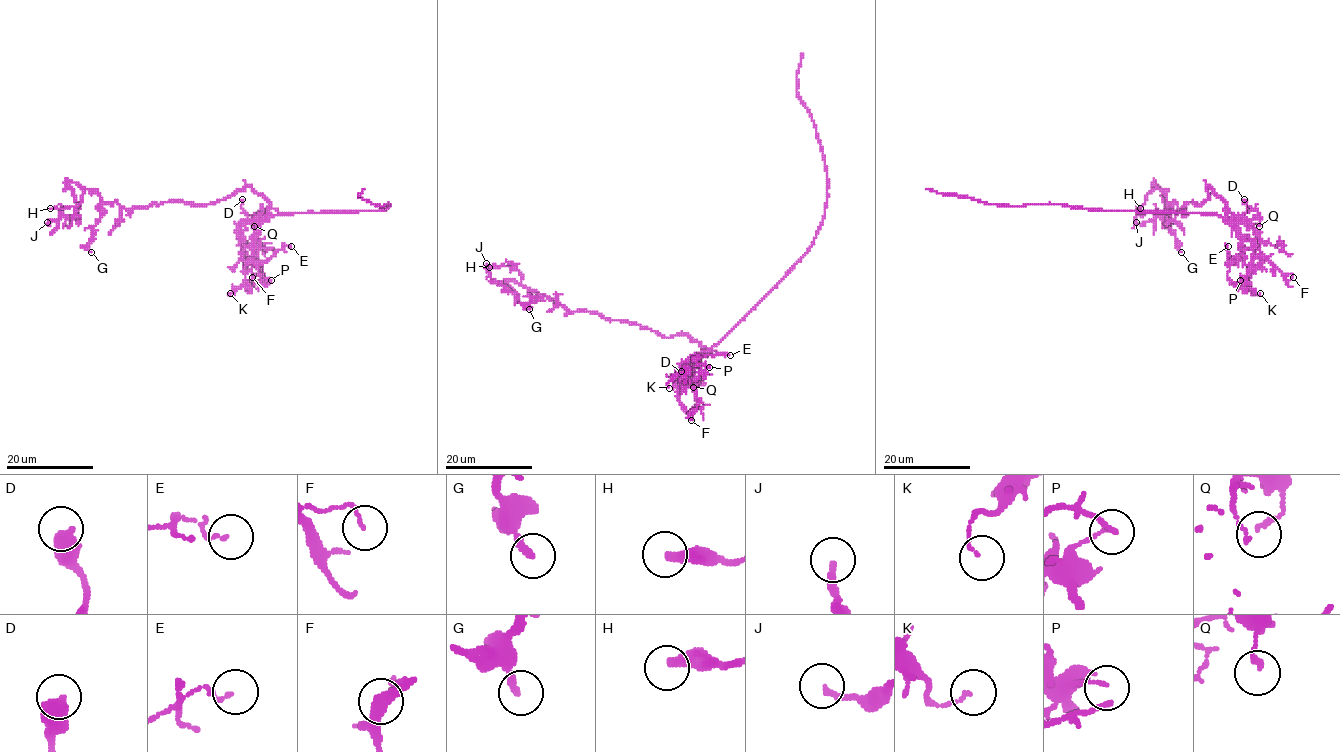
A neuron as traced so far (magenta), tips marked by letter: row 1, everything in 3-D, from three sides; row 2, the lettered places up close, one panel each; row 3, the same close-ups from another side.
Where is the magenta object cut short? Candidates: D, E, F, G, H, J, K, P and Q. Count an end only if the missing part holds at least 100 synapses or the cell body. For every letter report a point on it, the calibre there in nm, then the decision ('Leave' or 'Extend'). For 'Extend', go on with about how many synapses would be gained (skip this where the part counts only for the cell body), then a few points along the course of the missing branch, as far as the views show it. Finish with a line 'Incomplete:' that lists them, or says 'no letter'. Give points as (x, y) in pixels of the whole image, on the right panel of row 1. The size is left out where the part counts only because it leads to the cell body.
D: Place: (1244, 199). Thickness 600 nm. Leave
E: Place: (1228, 246). Thickness 120 nm. Leave
F: Place: (1293, 277). Thickness 100 nm. Leave
G: Place: (1181, 252). Thickness 240 nm. Leave
H: Place: (1140, 208). Thickness 360 nm. Leave
J: Place: (1136, 222). Thickness 200 nm. Leave
K: Place: (1260, 293). Thickness 100 nm. Leave
P: Place: (1240, 280). Thickness 110 nm. Leave
Q: Place: (1259, 226). Thickness 180 nm. Leave
Incomplete: no letter

